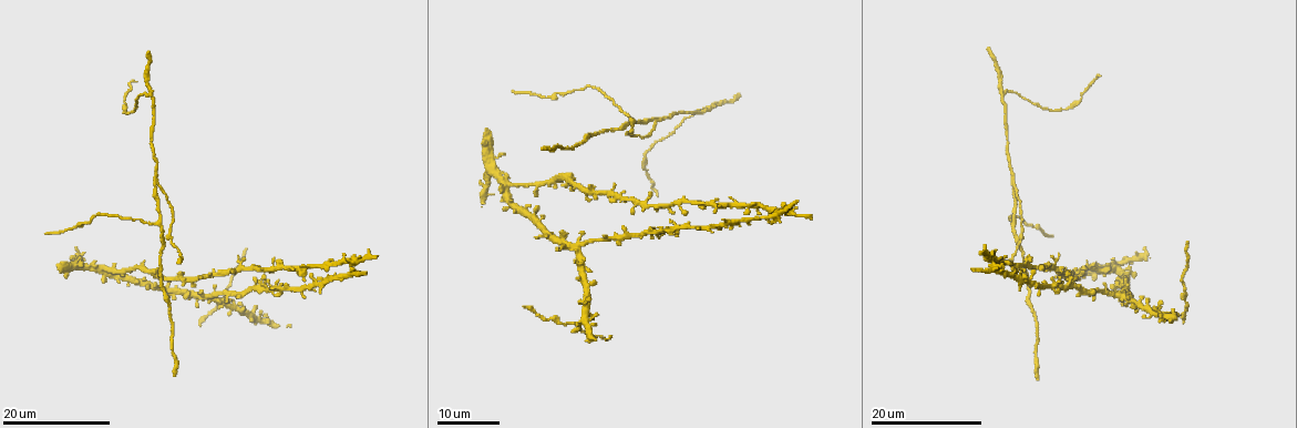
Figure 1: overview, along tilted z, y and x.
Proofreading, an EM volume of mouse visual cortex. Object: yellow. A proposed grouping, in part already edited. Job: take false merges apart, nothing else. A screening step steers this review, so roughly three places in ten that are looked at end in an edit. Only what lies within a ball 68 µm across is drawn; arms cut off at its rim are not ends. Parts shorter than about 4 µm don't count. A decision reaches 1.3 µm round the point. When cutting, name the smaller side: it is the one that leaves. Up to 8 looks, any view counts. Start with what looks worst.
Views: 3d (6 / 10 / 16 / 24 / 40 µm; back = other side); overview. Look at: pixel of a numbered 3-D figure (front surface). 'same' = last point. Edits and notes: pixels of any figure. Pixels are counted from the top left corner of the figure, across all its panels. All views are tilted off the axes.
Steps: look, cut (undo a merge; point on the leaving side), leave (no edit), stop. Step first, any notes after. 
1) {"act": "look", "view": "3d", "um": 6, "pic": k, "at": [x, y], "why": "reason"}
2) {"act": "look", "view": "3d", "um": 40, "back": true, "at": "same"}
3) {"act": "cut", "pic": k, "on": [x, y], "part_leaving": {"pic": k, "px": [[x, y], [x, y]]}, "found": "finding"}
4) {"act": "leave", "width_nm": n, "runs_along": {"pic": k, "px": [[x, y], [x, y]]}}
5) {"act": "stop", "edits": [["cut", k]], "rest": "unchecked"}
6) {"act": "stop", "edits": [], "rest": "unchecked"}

{"act": "look", "view": "3d", "um": 16, "pic": 1, "at": [158, 184], "why": "a fork"}

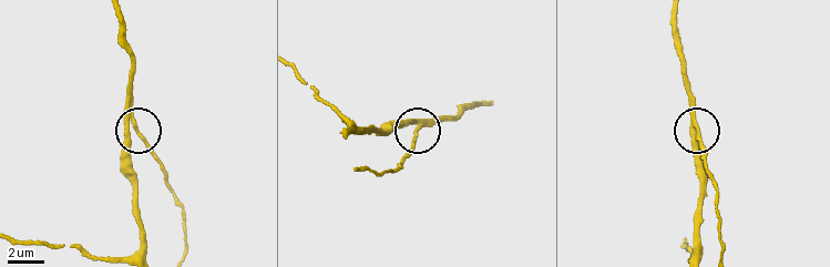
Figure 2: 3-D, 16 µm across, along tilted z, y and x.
{"act": "look", "view": "3d", "um": 6, "pic": 2, "at": [134, 127]}

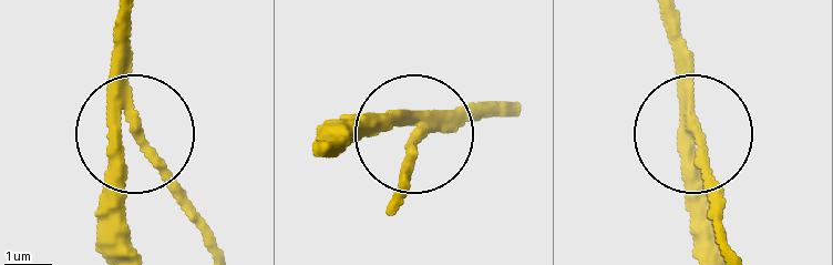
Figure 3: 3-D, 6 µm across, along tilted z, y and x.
{"act": "cut", "pic": 3, "on": [145, 142], "part_leaving": {"pic": 3, "px": [[125, 83], [136, 140], [209, 247]]}, "found": "a second cell is stuck on"}

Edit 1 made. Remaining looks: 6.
{"act": "look", "view": "overview", "why": "see it whole again"}

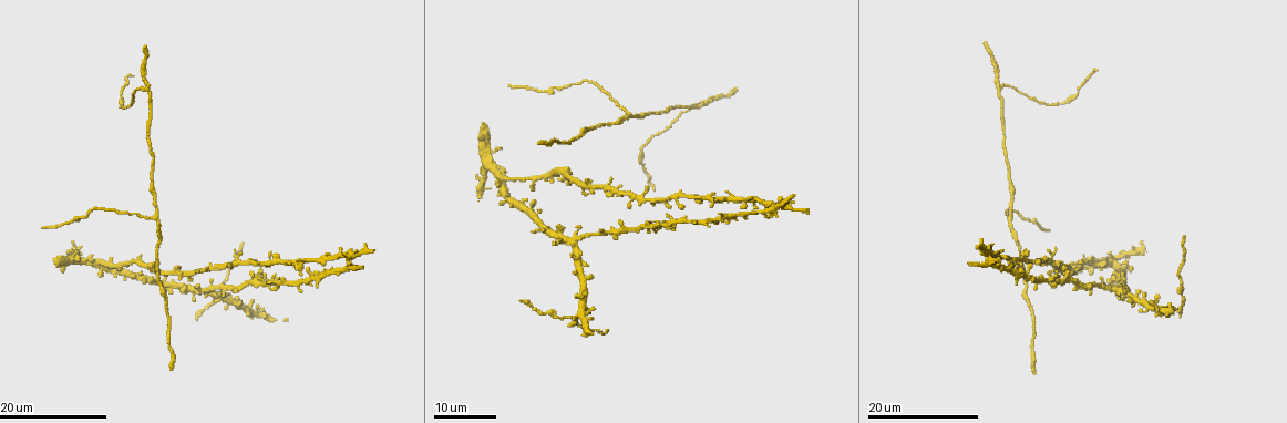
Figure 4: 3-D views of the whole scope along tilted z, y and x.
{"act": "look", "view": "3d", "um": 24, "pic": 4, "at": [146, 90], "why": "three-way junction"}

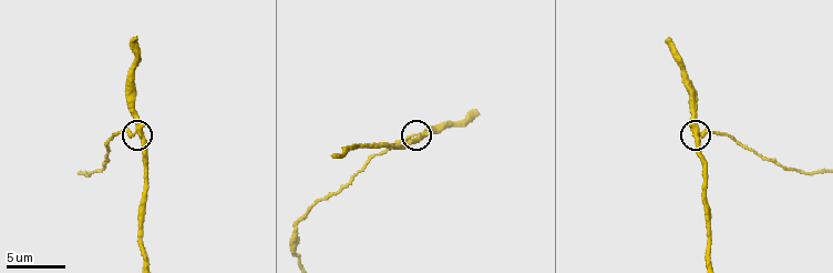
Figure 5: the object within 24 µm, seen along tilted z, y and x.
{"act": "look", "view": "3d", "um": 10, "pic": 5, "at": [695, 128]}

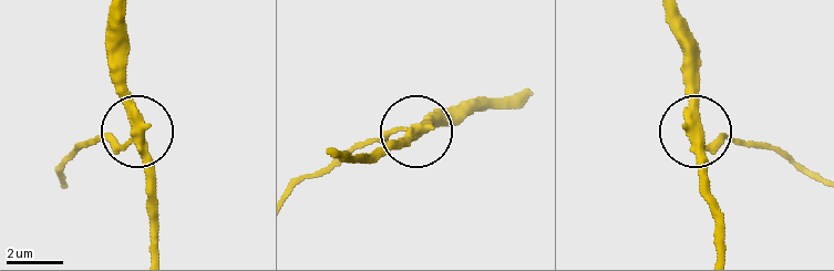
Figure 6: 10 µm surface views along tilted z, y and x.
{"act": "cut", "pic": 6, "on": [115, 143], "width_nm": 320, "part_leaving": {"pic": 6, "px": [[136, 129], [119, 145], [92, 138], [74, 146], [67, 181]]}, "found": "two cells meet here"}

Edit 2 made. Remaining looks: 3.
{"act": "look", "view": "3d", "um": 24, "pic": 4, "at": [576, 242], "why": "looks like a crossing"}

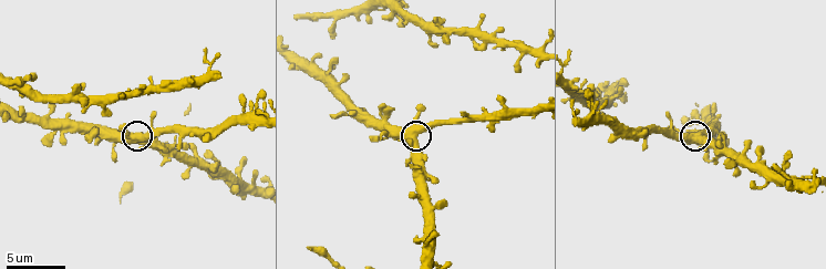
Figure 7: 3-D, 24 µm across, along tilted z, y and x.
{"act": "look", "view": "3d", "um": 10, "pic": 7, "at": [417, 134], "why": "zoom in"}

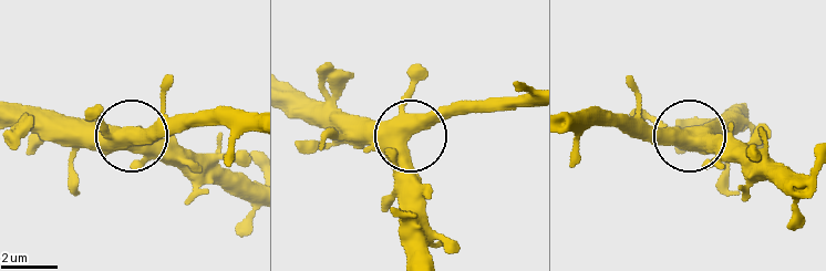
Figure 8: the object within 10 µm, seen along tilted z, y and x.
{"act": "leave", "arms": 5, "runs_along": {"pic": 8, "px": [[292, 86], [319, 104], [410, 133], [489, 107]]}, "found": "continuous, no second cell"}

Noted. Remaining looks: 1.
{"act": "stop", "edits": [["cut", 3], ["cut", 6]], "rest": "unchecked"}

